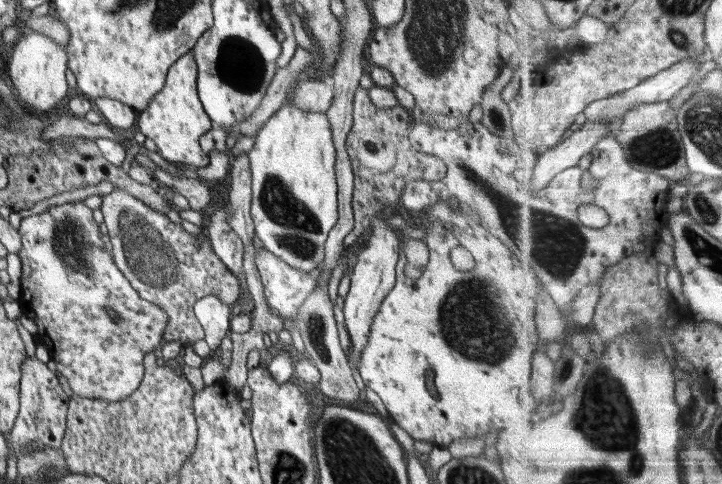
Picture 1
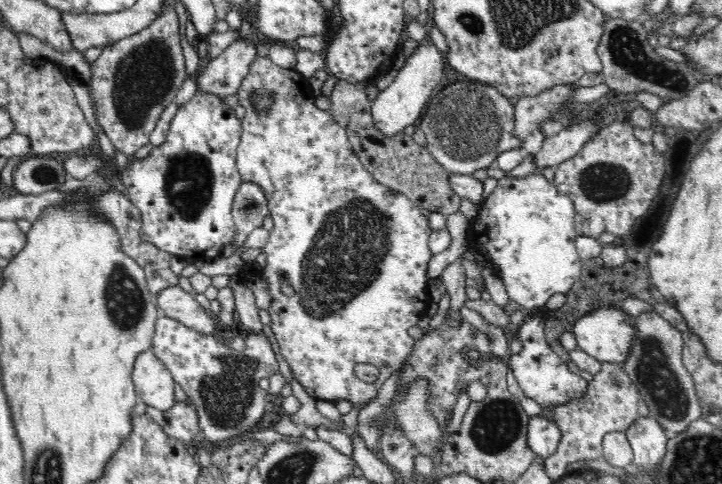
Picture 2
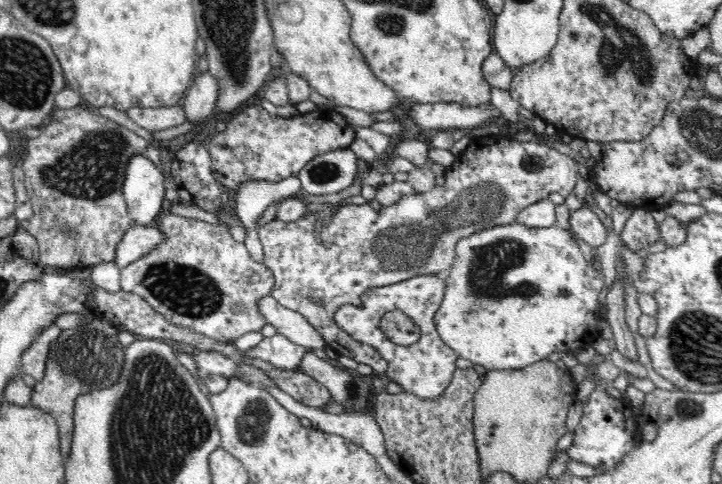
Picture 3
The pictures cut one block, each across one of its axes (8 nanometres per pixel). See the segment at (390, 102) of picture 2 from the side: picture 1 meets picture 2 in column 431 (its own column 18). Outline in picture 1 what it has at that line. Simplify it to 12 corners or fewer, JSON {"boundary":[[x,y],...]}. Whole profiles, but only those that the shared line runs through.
{"boundary":[[26,31],[7,62],[22,103],[40,114],[73,92],[66,47]]}

